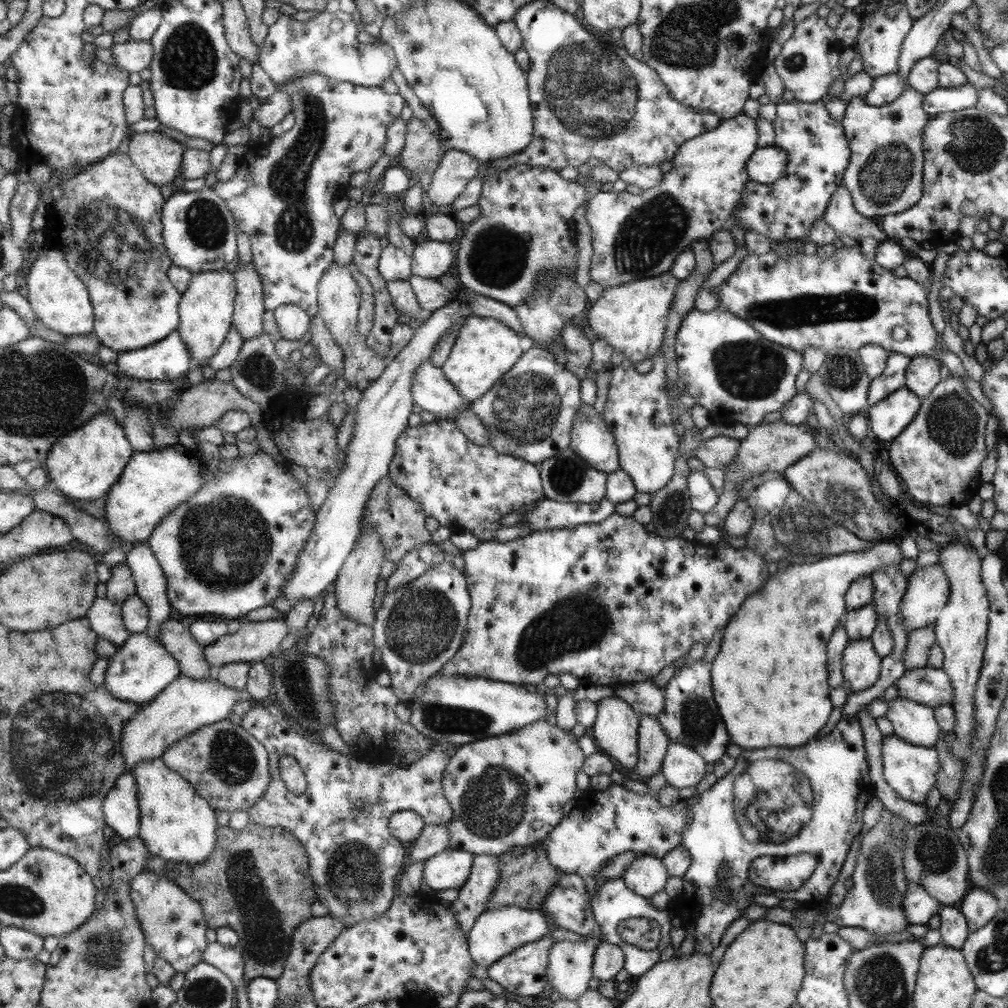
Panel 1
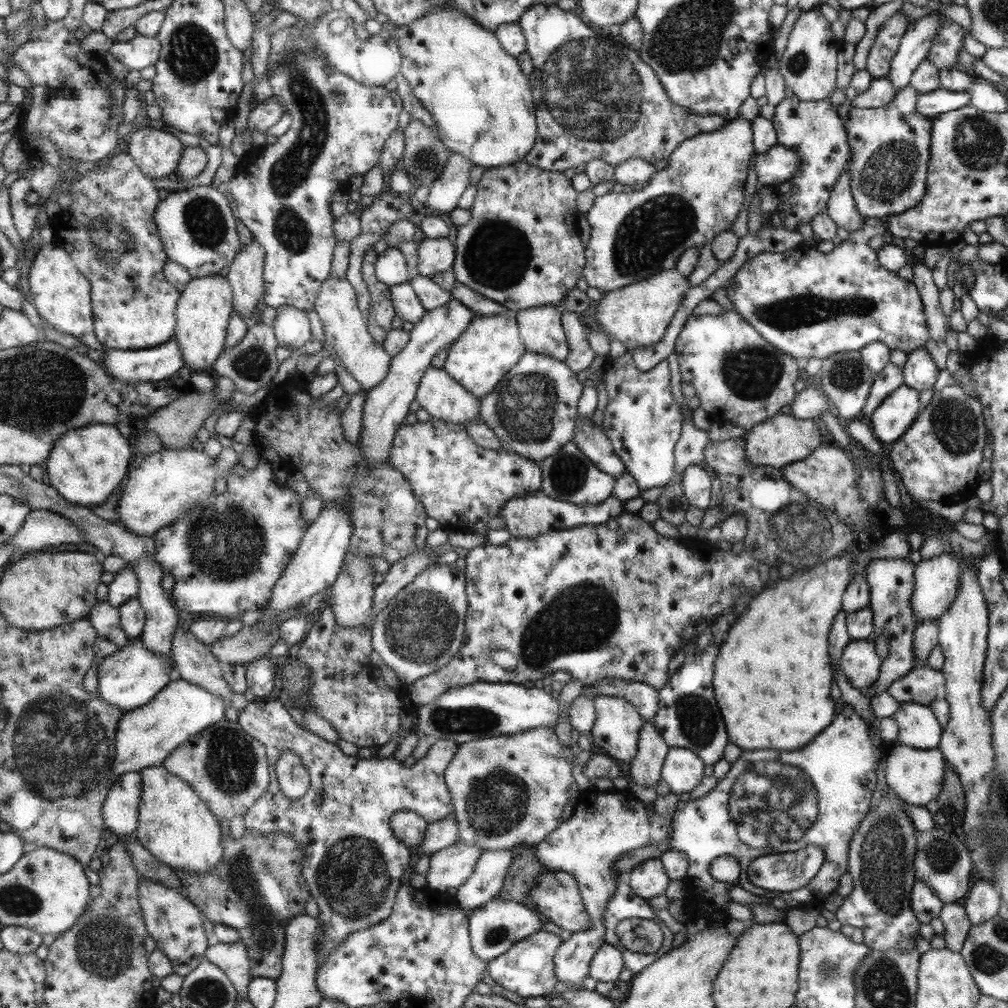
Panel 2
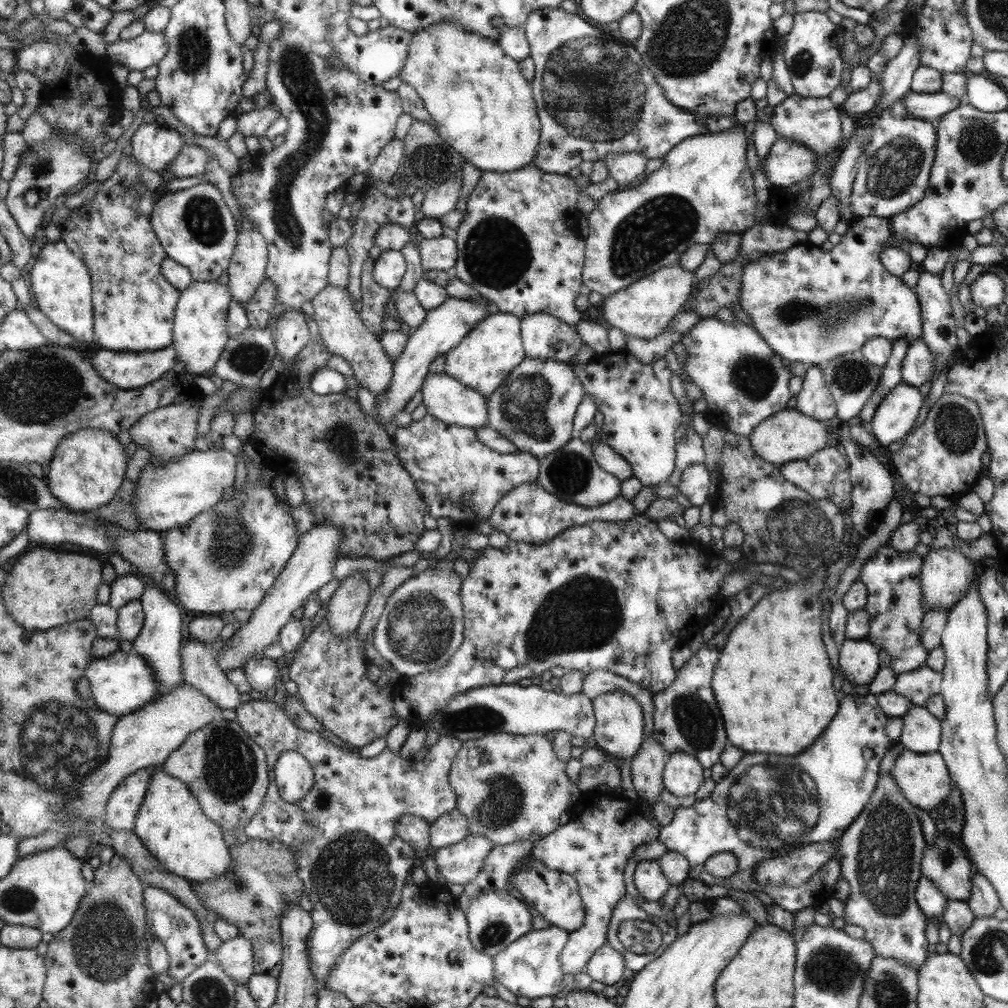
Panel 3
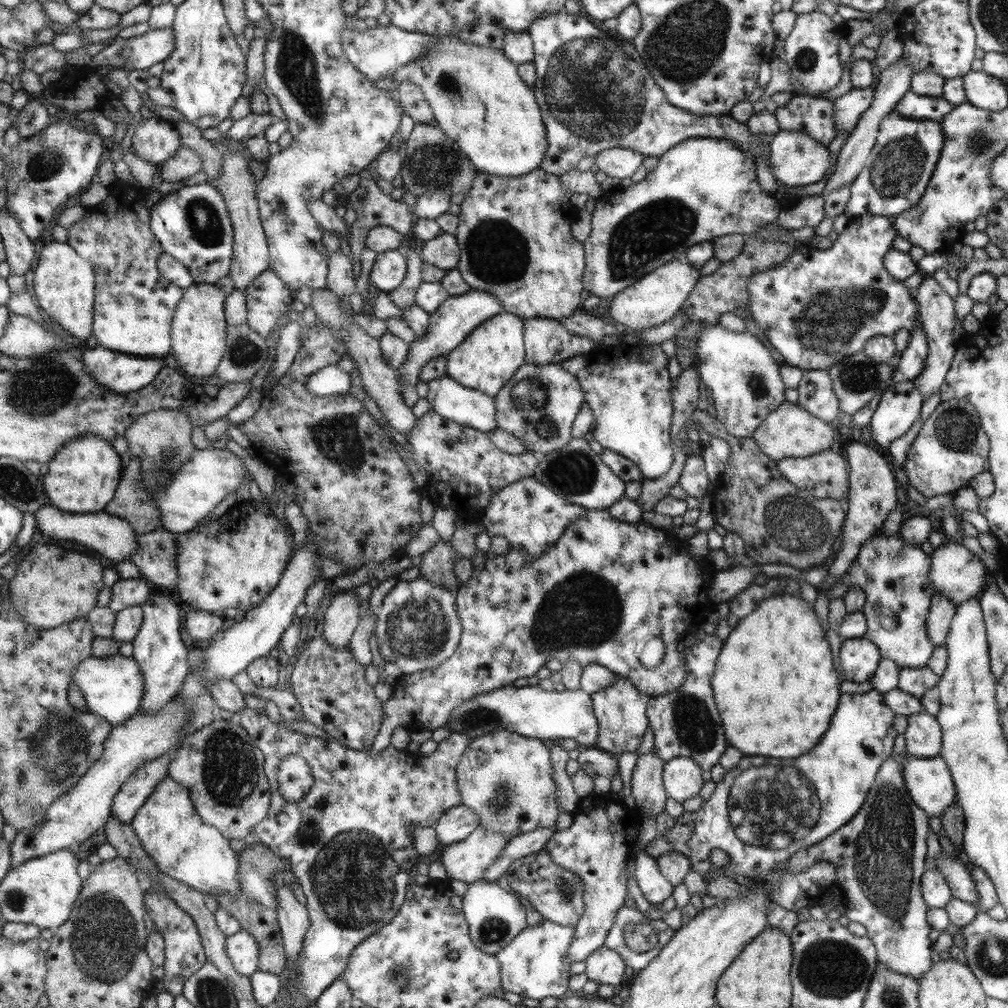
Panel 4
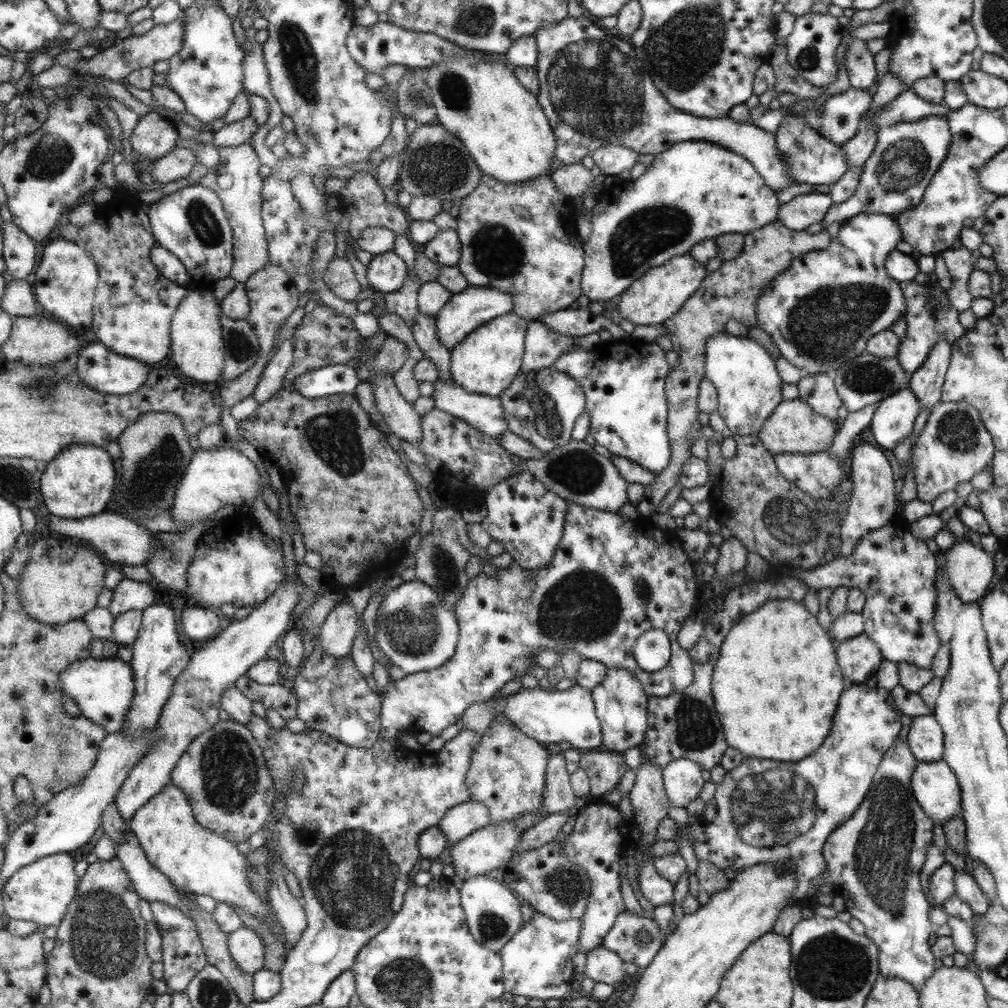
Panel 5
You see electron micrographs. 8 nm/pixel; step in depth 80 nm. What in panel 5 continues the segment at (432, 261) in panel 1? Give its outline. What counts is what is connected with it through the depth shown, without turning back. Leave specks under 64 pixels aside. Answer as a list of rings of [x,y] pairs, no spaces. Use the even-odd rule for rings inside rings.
[[[441,229],[439,235],[421,251],[439,266],[455,267],[460,258],[459,236],[456,231]]]

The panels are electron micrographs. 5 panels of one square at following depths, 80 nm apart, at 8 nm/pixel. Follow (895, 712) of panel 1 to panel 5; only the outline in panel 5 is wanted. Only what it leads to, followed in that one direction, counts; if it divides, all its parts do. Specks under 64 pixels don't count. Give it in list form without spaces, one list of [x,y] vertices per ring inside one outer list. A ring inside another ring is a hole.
[[[933,715],[913,717],[906,738],[917,761],[935,762],[943,758],[943,732]]]

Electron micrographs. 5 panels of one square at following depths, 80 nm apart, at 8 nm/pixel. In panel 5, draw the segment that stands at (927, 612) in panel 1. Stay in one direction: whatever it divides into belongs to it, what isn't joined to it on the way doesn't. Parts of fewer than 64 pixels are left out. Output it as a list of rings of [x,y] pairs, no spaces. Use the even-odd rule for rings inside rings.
[[[961,538],[943,551],[944,574],[962,603],[978,603],[989,590],[993,562],[983,550]]]

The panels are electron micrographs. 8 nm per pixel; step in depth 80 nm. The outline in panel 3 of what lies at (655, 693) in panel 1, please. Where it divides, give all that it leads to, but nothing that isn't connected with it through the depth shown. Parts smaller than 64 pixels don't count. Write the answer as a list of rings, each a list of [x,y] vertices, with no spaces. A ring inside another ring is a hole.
[[[593,670],[583,678],[581,693],[588,696],[589,700],[593,700],[606,693],[613,693],[623,691],[627,695],[633,696],[637,703],[643,708],[644,714],[644,737],[652,736],[652,718],[653,703],[651,703],[651,696],[645,688],[629,682],[629,680],[621,676],[607,672],[607,670]]]

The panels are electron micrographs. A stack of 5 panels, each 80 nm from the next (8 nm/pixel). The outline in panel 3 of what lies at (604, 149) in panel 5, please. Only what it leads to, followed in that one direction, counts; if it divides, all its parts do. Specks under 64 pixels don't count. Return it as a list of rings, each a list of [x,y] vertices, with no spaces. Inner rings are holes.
[[[623,153],[617,156],[609,154],[603,161],[608,176],[619,186],[626,186],[643,175],[646,158],[637,153]]]

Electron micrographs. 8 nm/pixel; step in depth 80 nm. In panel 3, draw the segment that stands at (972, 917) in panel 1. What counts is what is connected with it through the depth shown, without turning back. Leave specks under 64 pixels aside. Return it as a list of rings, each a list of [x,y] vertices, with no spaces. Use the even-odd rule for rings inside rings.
[[[973,872],[971,894],[965,900],[967,906],[974,914],[974,918],[993,917],[993,912],[1000,907],[995,889],[988,879],[978,872]]]

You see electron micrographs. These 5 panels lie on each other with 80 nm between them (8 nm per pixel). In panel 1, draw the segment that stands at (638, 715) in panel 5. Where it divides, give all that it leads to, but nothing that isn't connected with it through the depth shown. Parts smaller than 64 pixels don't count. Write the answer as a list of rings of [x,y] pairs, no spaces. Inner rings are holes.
[[[611,696],[609,698],[603,698],[596,703],[599,707],[596,713],[596,721],[589,728],[588,734],[593,738],[594,744],[600,752],[611,760],[615,760],[621,768],[634,770],[636,768],[636,762],[639,760],[639,716],[623,699],[617,699]]]

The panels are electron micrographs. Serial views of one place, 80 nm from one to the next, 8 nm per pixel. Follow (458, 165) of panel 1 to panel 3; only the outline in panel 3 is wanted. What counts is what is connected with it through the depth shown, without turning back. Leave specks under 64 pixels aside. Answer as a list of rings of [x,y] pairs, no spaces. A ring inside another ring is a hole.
[[[449,178],[445,184],[426,193],[424,202],[421,204],[421,211],[426,219],[440,219],[445,217],[447,212],[455,209],[455,203],[459,199],[462,180]]]

